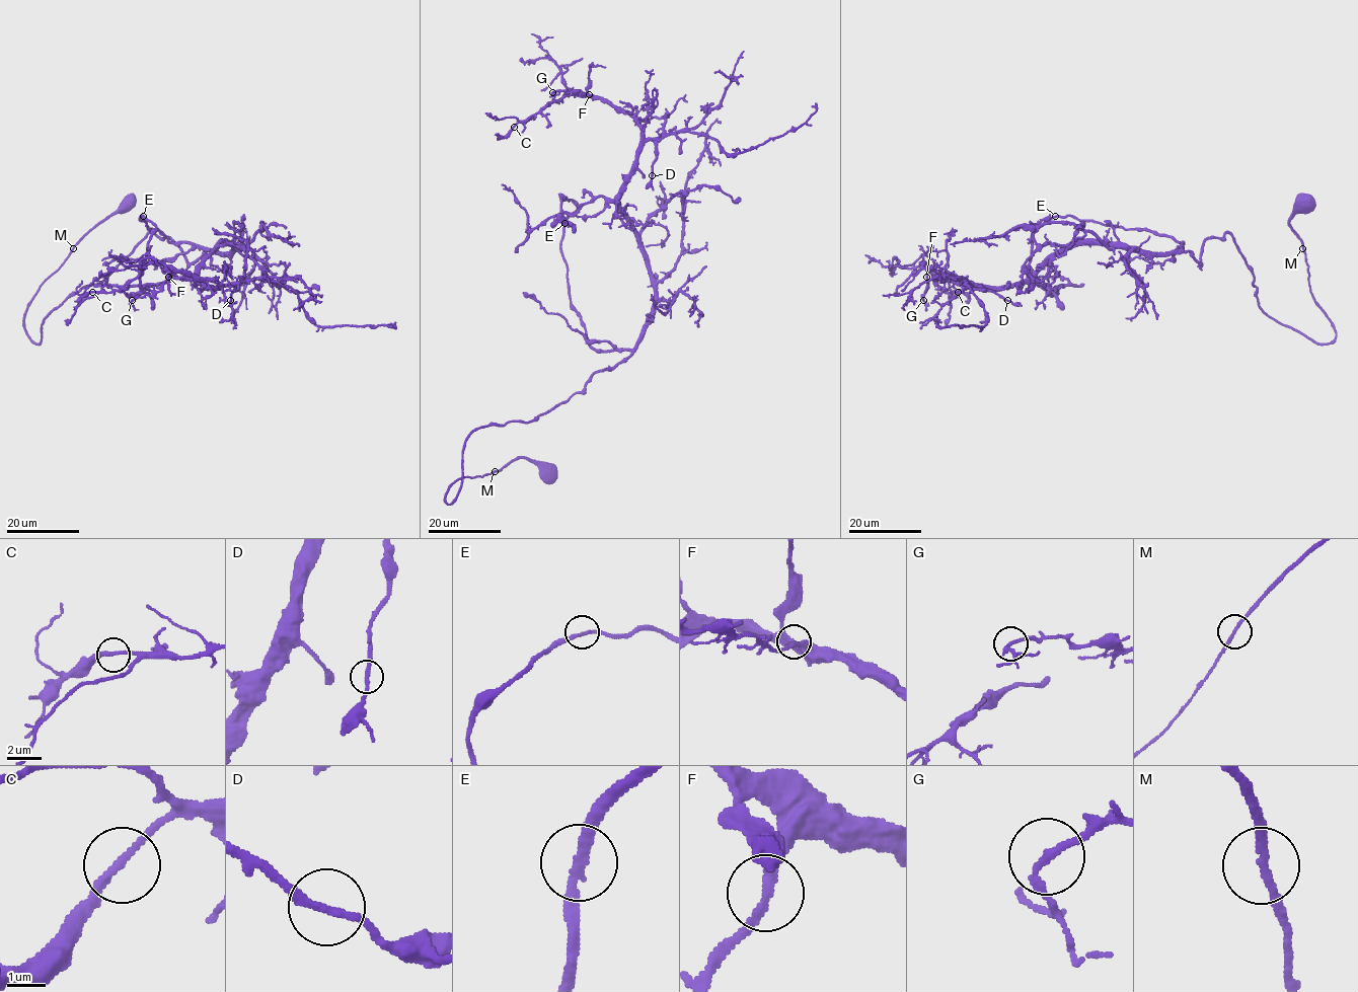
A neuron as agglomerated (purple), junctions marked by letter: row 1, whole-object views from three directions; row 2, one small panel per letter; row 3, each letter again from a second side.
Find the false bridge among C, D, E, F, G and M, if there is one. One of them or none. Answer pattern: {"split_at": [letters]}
{"split_at": []}

